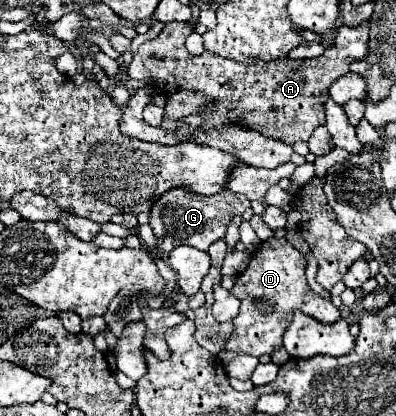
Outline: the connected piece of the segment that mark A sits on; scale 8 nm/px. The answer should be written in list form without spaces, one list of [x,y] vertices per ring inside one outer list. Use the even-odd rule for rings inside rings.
[[[369,20],[361,22],[357,28],[341,26],[333,44],[329,44],[325,54],[319,58],[281,58],[277,62],[253,62],[249,66],[209,52],[191,56],[185,48],[185,38],[191,32],[193,24],[165,24],[163,32],[155,40],[143,42],[139,46],[133,62],[127,68],[127,76],[131,80],[151,80],[157,94],[163,96],[171,96],[183,88],[201,90],[211,96],[215,106],[209,112],[203,112],[207,122],[199,126],[201,130],[207,130],[209,126],[239,124],[285,144],[295,144],[299,140],[307,142],[313,130],[325,124],[325,102],[329,100],[329,86],[349,72],[349,64],[353,60],[363,60],[369,56]]]

